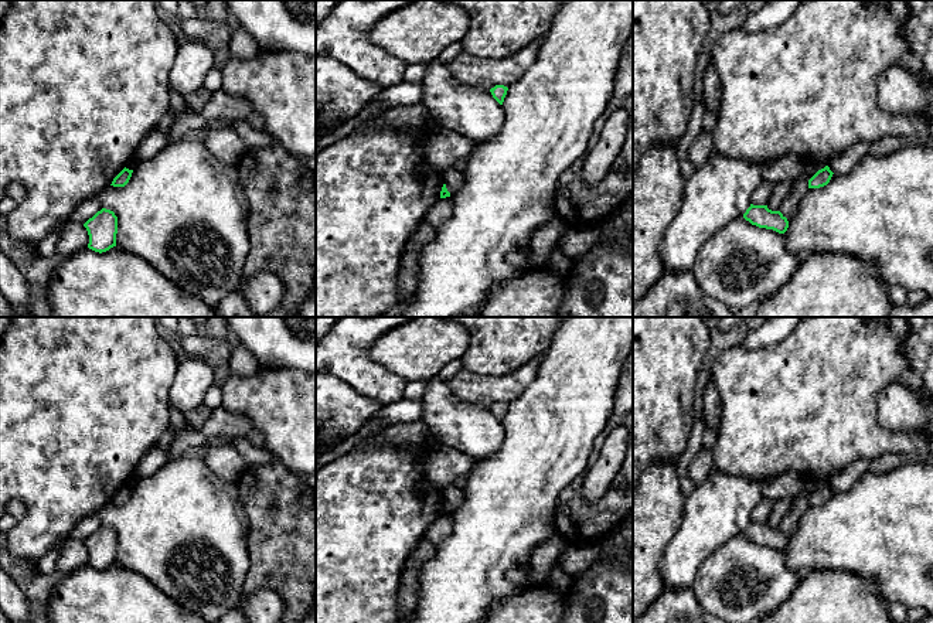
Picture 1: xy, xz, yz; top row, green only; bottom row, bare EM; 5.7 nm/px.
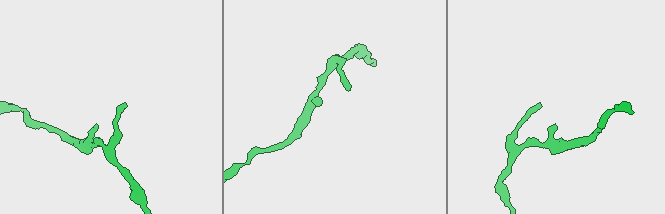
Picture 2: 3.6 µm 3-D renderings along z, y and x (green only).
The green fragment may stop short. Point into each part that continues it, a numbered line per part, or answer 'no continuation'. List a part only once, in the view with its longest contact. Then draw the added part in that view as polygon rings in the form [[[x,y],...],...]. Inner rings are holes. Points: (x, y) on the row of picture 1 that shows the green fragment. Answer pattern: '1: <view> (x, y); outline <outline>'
no continuation

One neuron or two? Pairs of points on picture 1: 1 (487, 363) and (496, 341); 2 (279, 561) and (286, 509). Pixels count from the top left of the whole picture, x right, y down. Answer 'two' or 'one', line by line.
1: one
2: one

